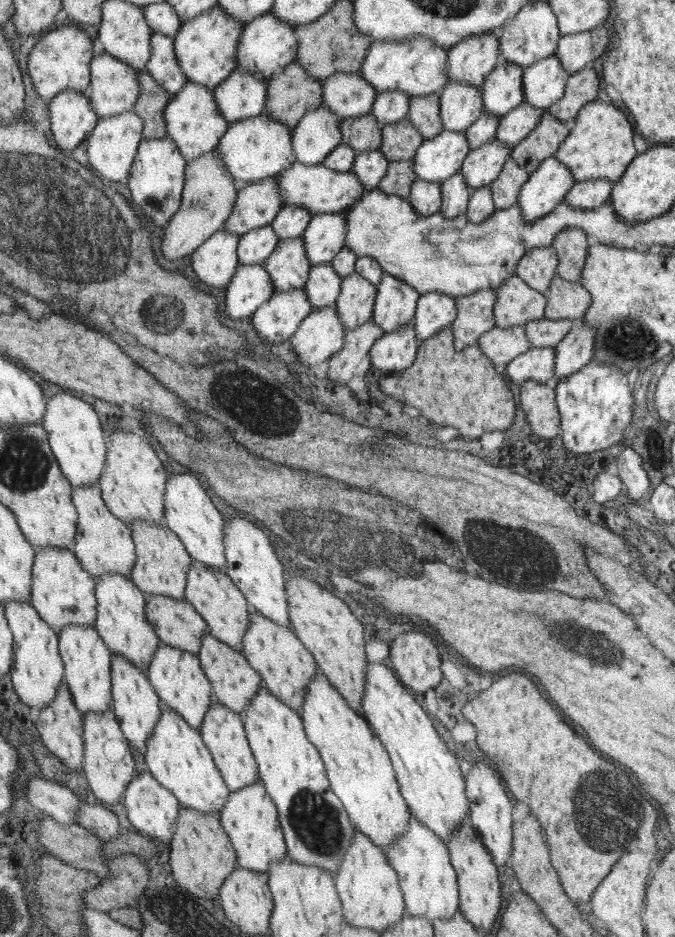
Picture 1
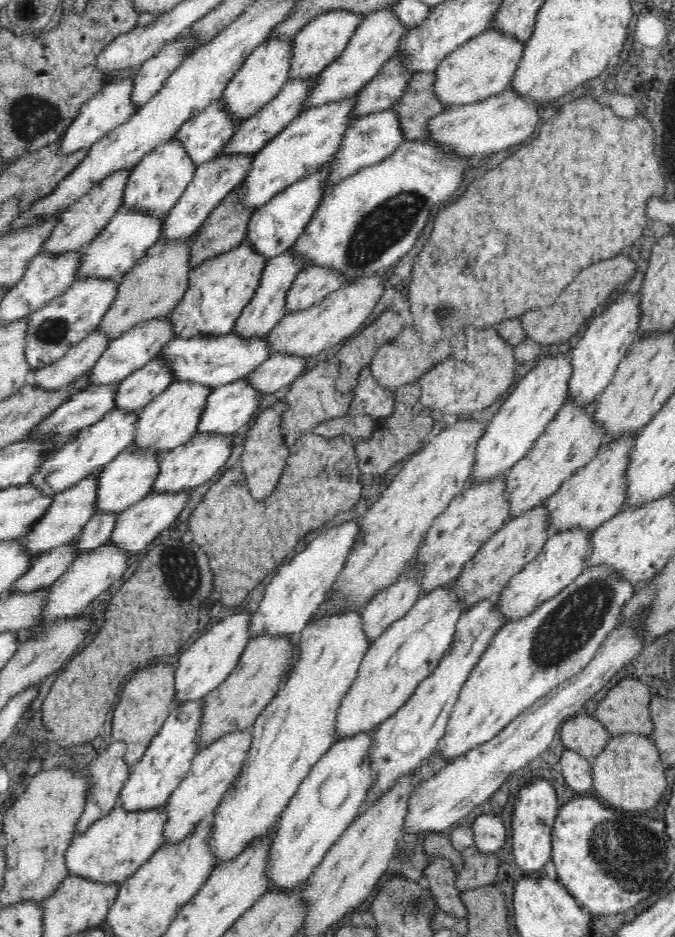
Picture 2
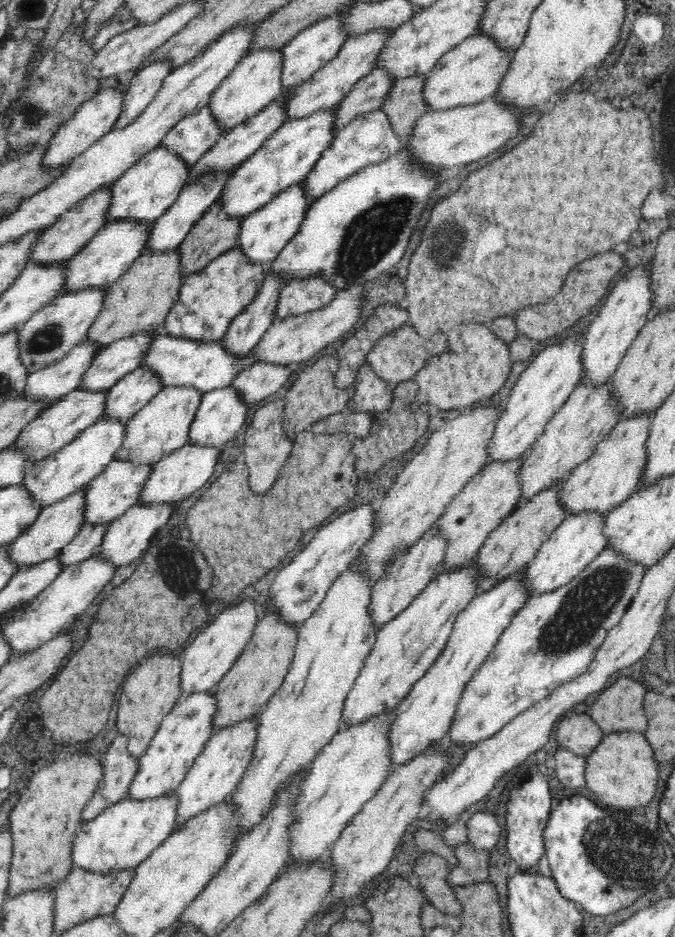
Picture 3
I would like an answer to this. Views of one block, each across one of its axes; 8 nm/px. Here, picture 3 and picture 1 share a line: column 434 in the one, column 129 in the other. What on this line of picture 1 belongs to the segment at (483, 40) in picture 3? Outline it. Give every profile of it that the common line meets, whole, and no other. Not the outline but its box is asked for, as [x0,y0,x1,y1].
[87,54,141,117]

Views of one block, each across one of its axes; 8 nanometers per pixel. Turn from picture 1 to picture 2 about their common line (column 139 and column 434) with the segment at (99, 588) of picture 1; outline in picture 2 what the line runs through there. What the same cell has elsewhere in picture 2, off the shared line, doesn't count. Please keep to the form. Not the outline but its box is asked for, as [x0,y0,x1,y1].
[334,580,464,742]

